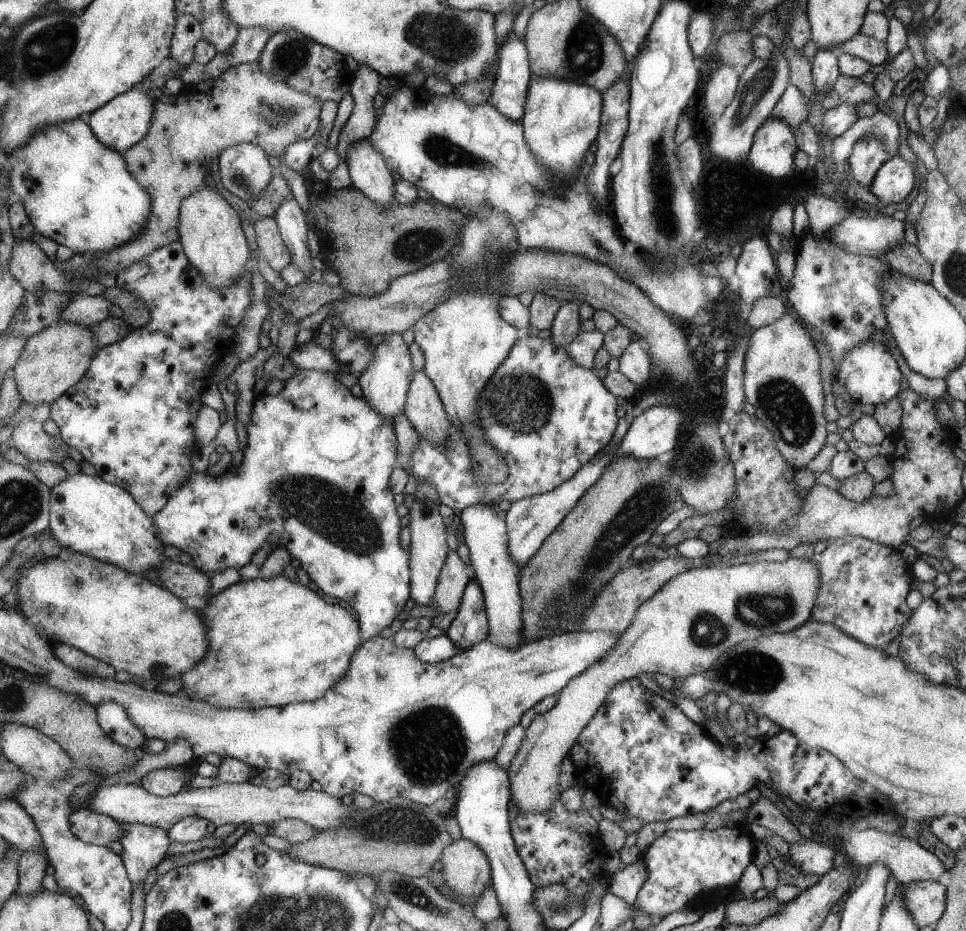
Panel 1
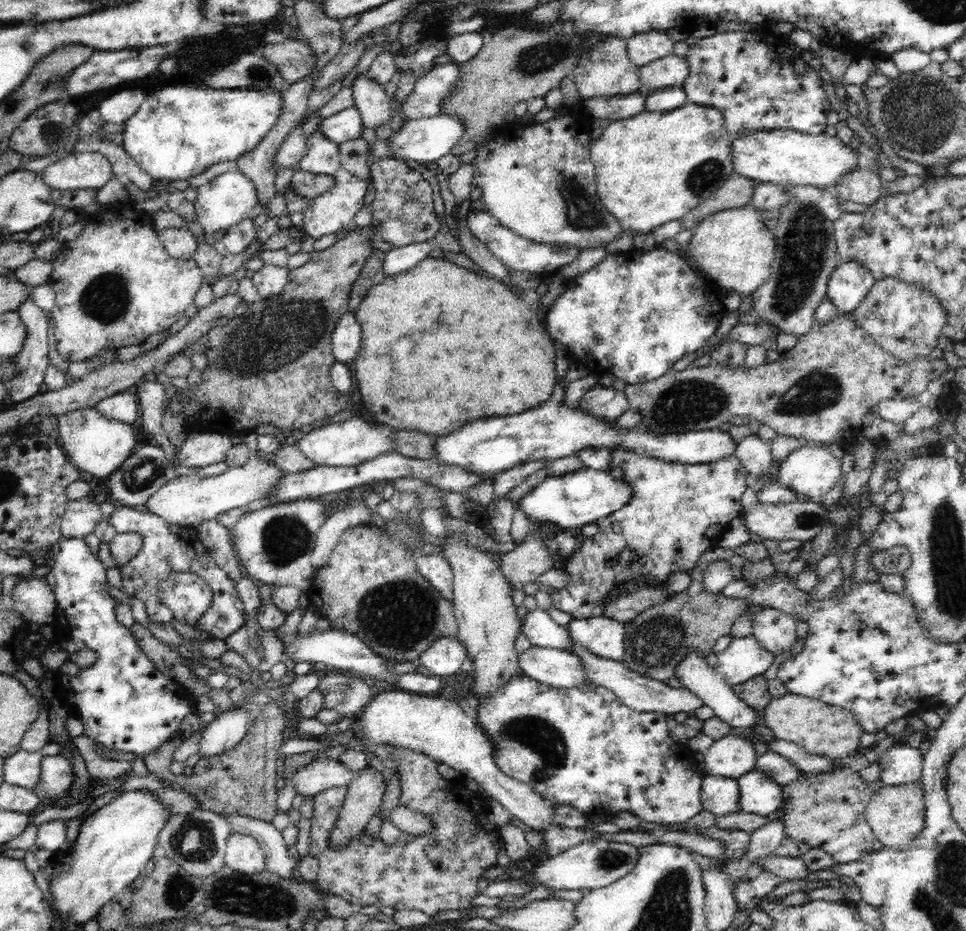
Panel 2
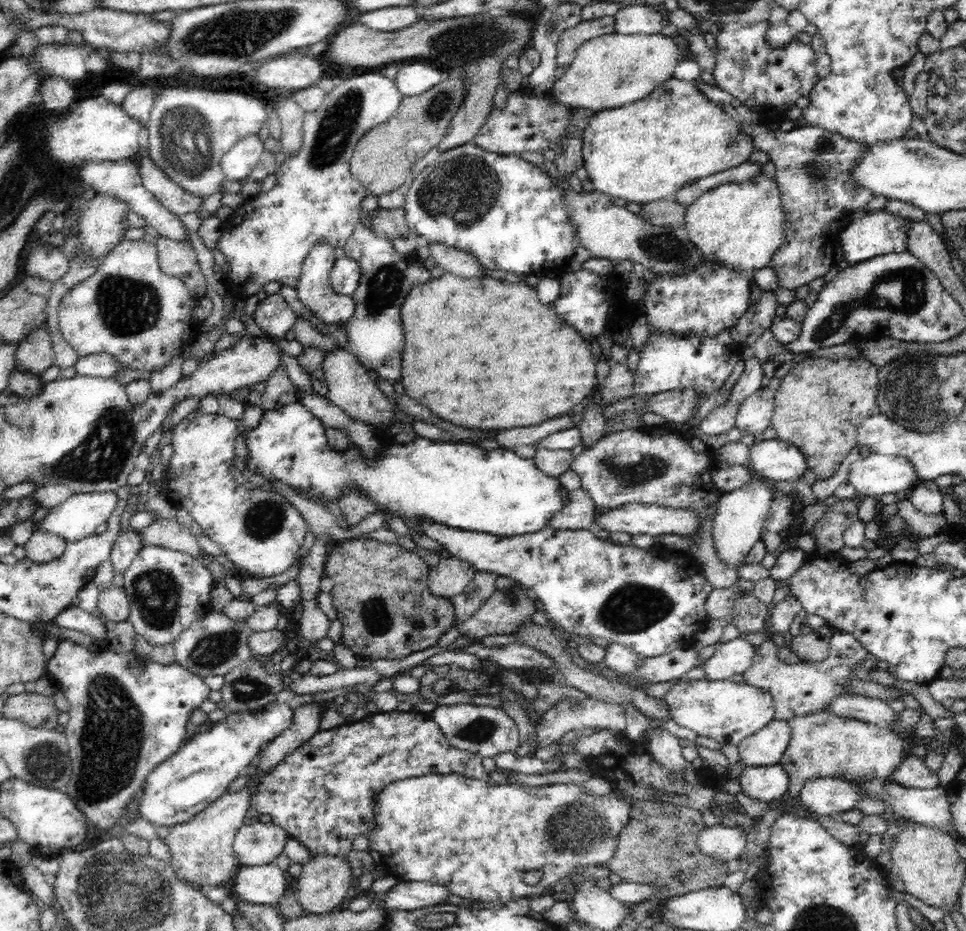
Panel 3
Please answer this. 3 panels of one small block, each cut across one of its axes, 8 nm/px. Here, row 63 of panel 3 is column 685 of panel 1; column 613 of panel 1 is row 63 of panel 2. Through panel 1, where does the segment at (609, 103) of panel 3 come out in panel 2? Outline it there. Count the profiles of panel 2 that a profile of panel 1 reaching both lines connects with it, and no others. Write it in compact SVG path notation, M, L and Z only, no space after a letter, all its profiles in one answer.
M675 55L664 56L658 60L652 60L646 66L638 67L640 79L639 92L646 96L652 91L665 89L672 86L681 86L690 74L690 65L686 57Z

